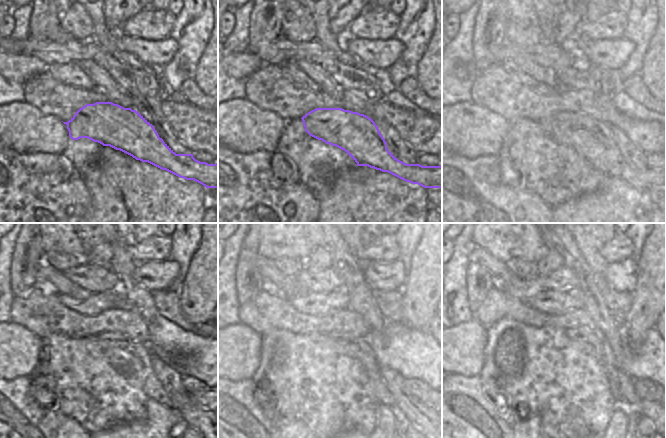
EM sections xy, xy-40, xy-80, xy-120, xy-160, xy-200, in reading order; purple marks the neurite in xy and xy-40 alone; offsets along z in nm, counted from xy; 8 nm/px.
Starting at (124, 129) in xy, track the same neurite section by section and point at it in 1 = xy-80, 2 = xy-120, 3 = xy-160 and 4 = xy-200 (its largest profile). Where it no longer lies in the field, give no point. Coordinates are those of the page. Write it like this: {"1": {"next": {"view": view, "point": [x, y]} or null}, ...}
{"1": {"next": {"view": "xy-80", "point": [591, 139]}}, "2": {"next": {"view": "xy-120", "point": [140, 375]}}, "3": {"next": {"view": "xy-160", "point": [359, 349]}}, "4": {"next": {"view": "xy-200", "point": [576, 345]}}}

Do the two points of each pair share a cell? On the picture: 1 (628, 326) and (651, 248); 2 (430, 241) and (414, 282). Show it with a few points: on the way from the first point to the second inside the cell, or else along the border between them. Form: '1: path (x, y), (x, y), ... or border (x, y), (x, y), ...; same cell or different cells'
1: path (640, 307), (651, 292), (651, 267); same cell
2: path (430, 251), (430, 266), (424, 272); same cell

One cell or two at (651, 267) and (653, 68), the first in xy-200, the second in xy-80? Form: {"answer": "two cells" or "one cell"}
{"answer": "one cell"}

